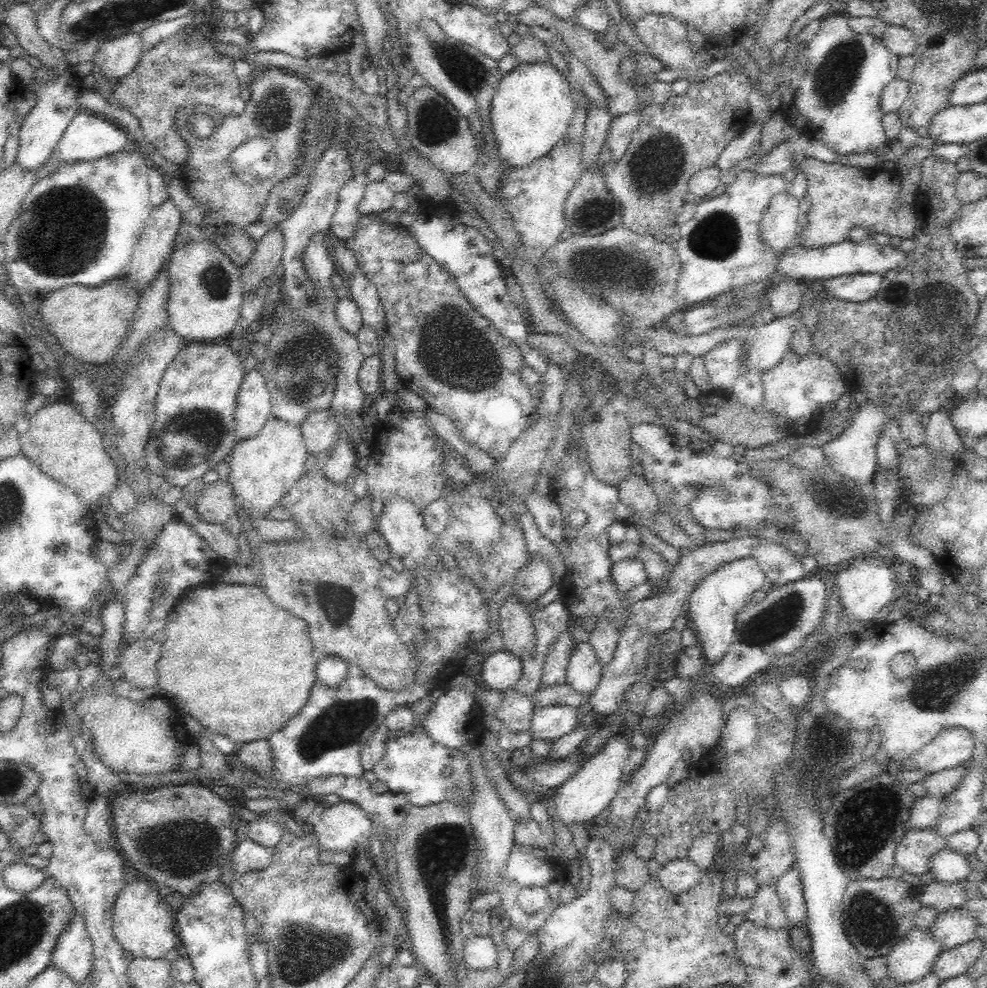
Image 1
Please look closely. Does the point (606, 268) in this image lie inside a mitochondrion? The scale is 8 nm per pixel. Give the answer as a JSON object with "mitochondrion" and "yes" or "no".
{"mitochondrion":"yes"}

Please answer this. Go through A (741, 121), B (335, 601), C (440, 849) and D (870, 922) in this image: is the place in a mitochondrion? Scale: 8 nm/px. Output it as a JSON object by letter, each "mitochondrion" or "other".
{"A":"other","B":"mitochondrion","C":"mitochondrion","D":"mitochondrion"}

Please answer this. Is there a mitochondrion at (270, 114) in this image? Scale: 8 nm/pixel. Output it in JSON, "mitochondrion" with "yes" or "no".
{"mitochondrion":"yes"}

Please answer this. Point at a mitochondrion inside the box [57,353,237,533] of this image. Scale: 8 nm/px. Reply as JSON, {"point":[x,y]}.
{"point":[200,428]}

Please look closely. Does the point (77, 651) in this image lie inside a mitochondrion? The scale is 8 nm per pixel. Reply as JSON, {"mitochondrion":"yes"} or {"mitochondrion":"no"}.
{"mitochondrion":"no"}

